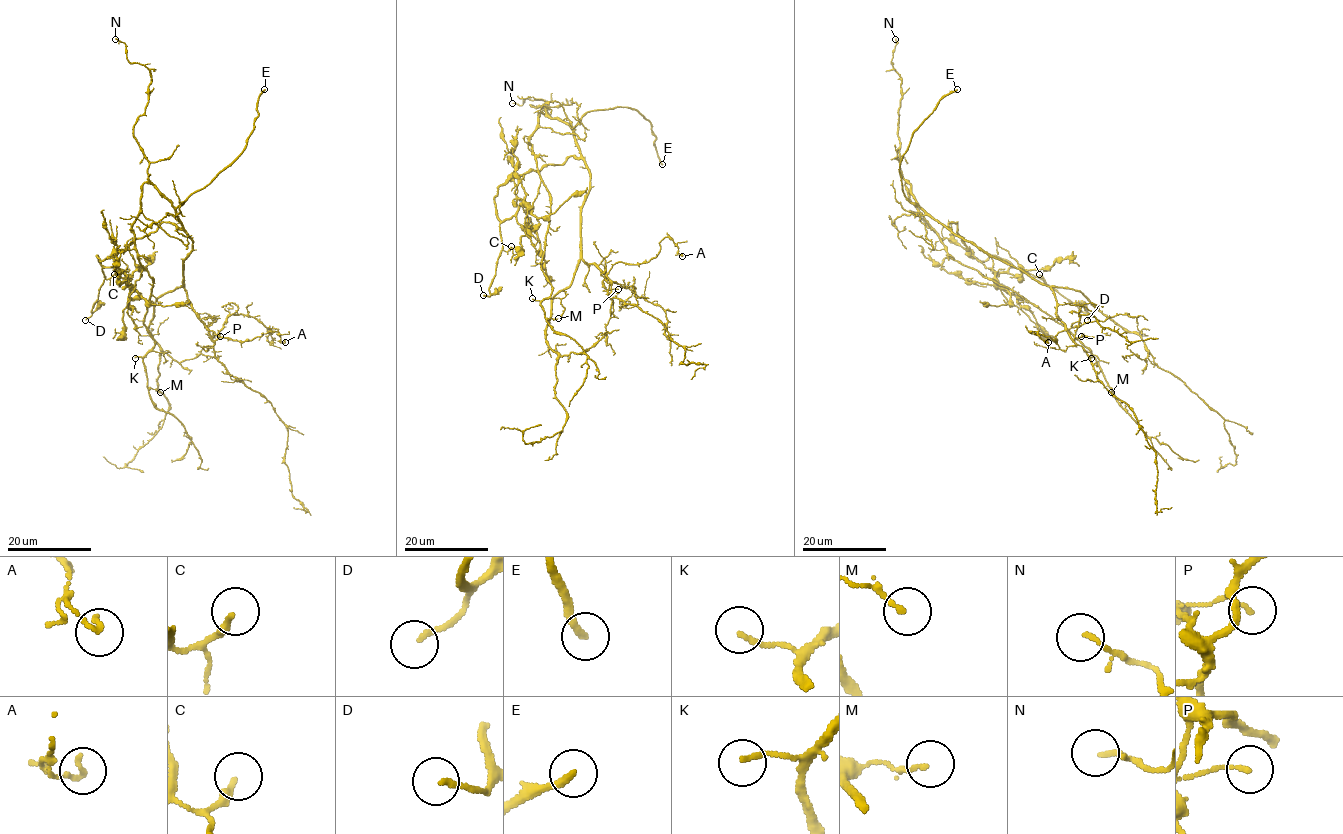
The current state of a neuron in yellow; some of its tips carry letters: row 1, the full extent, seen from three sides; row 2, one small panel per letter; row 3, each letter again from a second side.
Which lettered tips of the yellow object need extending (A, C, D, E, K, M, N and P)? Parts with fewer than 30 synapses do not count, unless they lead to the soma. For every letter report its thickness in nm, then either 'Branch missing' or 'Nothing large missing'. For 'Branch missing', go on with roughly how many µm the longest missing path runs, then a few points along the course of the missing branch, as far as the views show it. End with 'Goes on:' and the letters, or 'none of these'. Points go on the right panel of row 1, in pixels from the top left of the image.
A: Thickness 170 nm. Nothing large missing
C: Thickness 240 nm. Nothing large missing
D: Thickness 160 nm. Branch missing. Missing length about 20 µm. Course of what is missing: (1087, 320), (1093, 332), (1112, 354), (1118, 354), (1131, 364), (1136, 361)
E: Thickness 240 nm. Branch missing. Missing length about 45 µm. Course of what is missing: (957, 89), (991, 84), (978, 115), (968, 124), (963, 124), (958, 133)
K: Thickness 140 nm. Nothing large missing
M: Thickness 140 nm. Nothing large missing
N: Thickness 140 nm. Nothing large missing
P: Thickness 120 nm. Nothing large missing
Goes on: D, E

